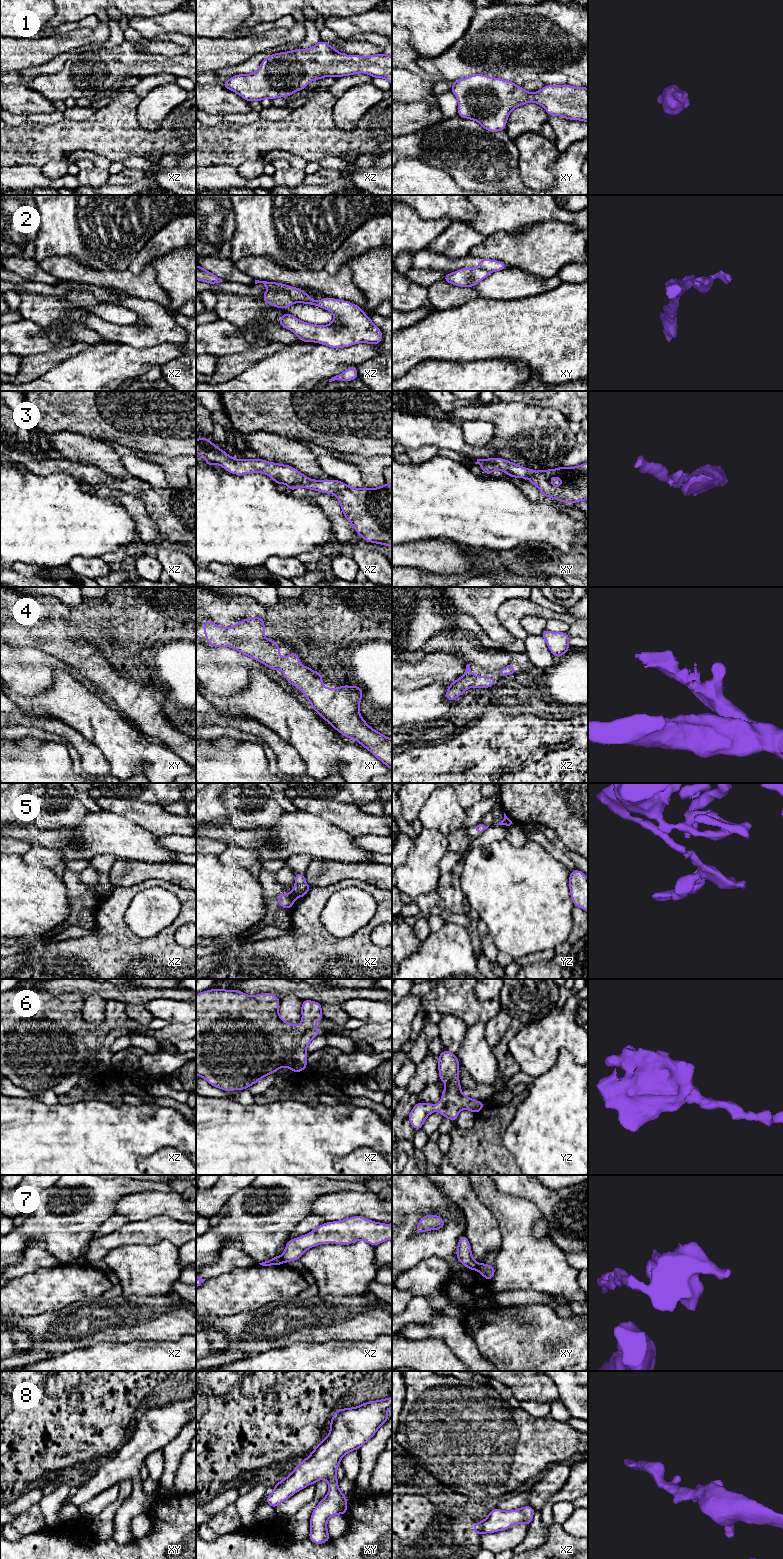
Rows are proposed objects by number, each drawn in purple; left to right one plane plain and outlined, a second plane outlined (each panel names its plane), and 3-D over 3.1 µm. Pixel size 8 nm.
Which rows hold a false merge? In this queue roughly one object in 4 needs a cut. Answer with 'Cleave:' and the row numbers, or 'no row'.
Cleave: 2, 7

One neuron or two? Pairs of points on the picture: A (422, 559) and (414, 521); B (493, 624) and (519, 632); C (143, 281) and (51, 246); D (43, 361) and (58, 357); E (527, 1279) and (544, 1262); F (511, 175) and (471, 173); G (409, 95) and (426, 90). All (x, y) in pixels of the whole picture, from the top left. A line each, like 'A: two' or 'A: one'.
A: two
B: two
C: two
D: one
E: one
F: one
G: one

